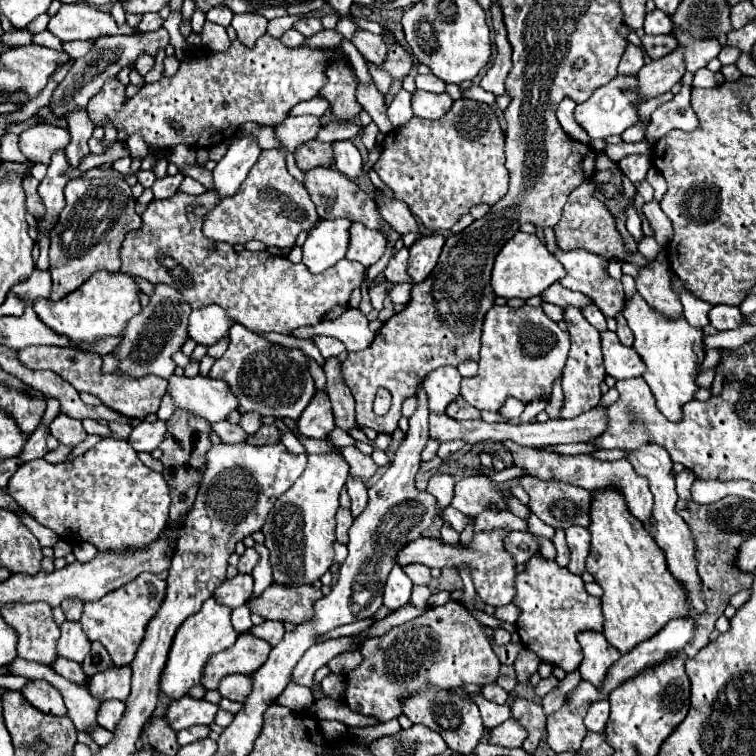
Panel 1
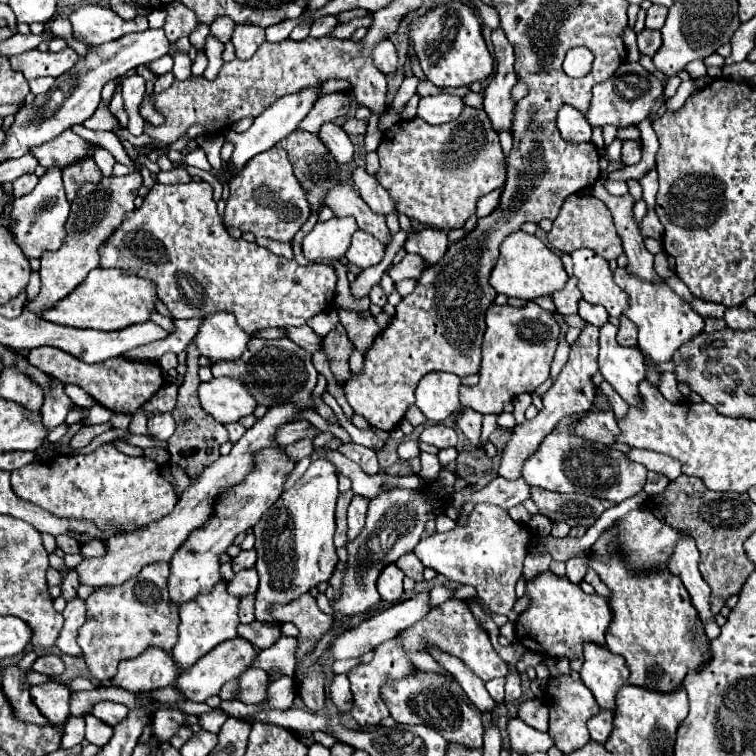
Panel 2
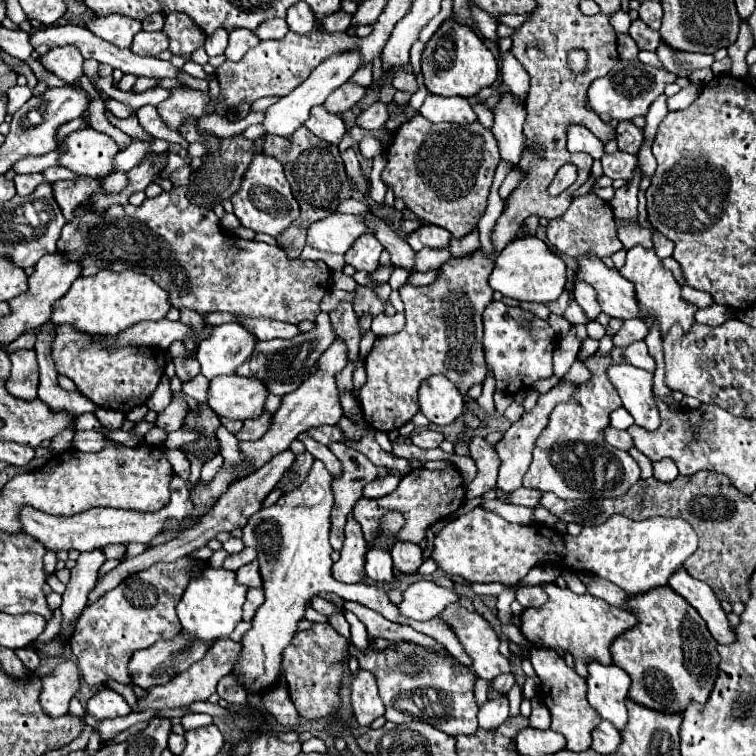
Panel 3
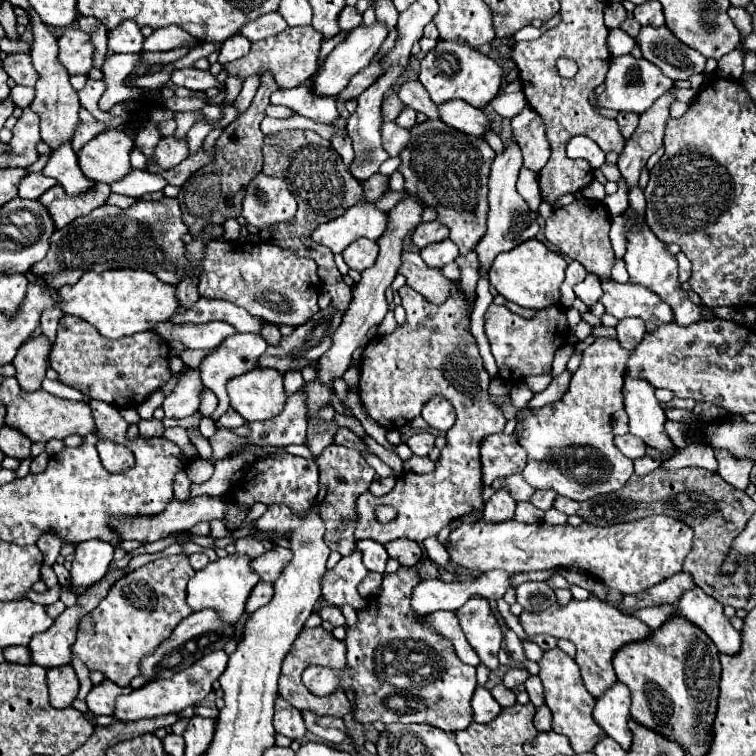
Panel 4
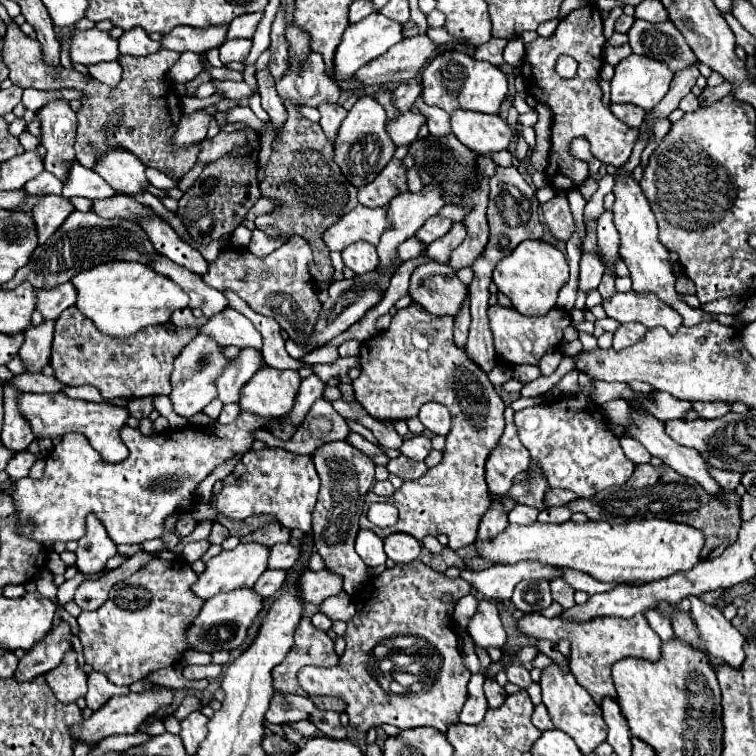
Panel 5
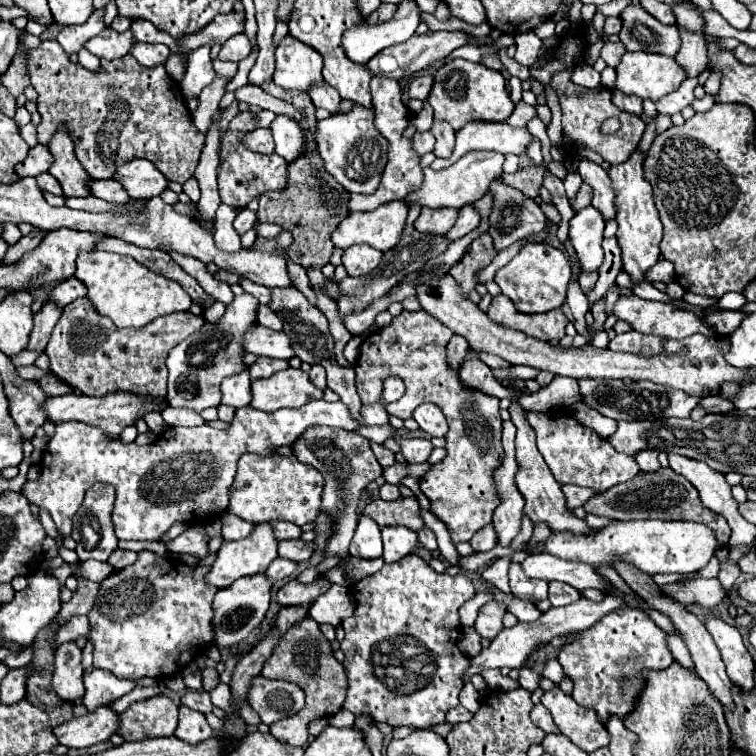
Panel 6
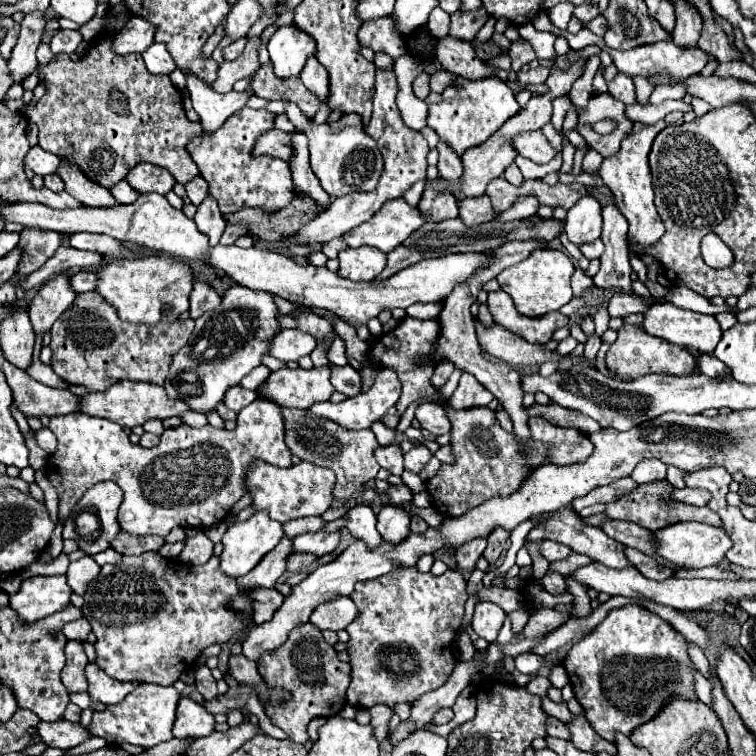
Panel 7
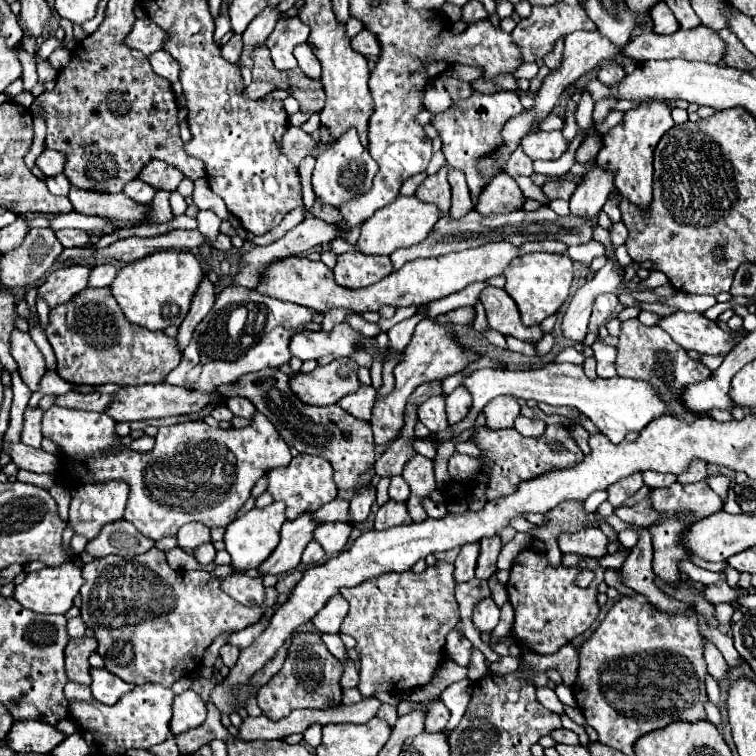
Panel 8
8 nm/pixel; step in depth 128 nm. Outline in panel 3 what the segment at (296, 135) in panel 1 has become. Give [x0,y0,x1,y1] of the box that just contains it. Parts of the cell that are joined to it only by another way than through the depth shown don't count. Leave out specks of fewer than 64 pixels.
[324,82,366,114]

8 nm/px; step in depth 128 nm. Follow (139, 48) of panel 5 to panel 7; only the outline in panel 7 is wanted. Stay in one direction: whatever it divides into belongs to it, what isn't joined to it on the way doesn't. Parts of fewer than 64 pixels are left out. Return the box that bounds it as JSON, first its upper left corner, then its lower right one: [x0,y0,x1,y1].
[142,44,176,74]

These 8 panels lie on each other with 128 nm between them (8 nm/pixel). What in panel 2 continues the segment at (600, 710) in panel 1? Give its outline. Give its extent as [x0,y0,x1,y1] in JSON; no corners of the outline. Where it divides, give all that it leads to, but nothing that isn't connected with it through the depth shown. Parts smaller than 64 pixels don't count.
[588,712,614,744]

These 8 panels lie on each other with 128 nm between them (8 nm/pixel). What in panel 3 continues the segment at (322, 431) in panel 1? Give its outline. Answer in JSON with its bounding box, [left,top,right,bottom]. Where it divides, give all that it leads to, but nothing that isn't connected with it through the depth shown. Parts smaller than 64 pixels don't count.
[88,452,296,604]

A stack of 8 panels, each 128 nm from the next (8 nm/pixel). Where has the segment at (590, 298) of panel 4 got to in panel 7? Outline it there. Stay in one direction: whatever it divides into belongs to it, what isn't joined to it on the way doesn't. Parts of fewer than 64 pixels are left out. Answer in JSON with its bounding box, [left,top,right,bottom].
[566,194,602,246]

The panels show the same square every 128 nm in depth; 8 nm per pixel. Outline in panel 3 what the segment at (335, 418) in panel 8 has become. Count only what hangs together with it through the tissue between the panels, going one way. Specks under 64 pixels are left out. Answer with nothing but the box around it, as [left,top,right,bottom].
[328,442,378,550]

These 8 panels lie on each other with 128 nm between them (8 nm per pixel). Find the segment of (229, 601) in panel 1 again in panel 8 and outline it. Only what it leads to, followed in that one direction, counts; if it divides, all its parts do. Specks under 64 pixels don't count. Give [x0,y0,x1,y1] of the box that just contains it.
[314,522,352,554]

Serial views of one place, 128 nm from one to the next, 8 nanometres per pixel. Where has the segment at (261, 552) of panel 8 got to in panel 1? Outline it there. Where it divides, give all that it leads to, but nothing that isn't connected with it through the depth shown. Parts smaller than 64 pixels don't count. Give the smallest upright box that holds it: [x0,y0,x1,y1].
[160,596,238,700]

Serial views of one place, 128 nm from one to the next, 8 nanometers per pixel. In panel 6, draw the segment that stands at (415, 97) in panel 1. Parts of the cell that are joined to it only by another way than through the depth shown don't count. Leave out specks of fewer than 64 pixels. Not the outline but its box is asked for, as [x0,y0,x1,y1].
[430,122,532,171]

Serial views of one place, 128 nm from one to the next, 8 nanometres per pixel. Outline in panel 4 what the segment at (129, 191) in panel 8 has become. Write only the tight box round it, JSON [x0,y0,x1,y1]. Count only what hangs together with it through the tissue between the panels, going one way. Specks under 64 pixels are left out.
[44,142,96,196]

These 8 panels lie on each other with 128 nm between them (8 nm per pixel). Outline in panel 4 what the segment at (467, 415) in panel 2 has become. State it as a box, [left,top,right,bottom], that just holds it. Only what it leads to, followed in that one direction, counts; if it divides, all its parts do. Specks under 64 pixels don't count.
[482,434,526,486]

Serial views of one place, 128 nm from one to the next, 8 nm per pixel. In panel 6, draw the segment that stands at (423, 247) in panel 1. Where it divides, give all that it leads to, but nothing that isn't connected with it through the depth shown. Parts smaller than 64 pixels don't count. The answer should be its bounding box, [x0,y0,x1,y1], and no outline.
[414,208,458,234]

